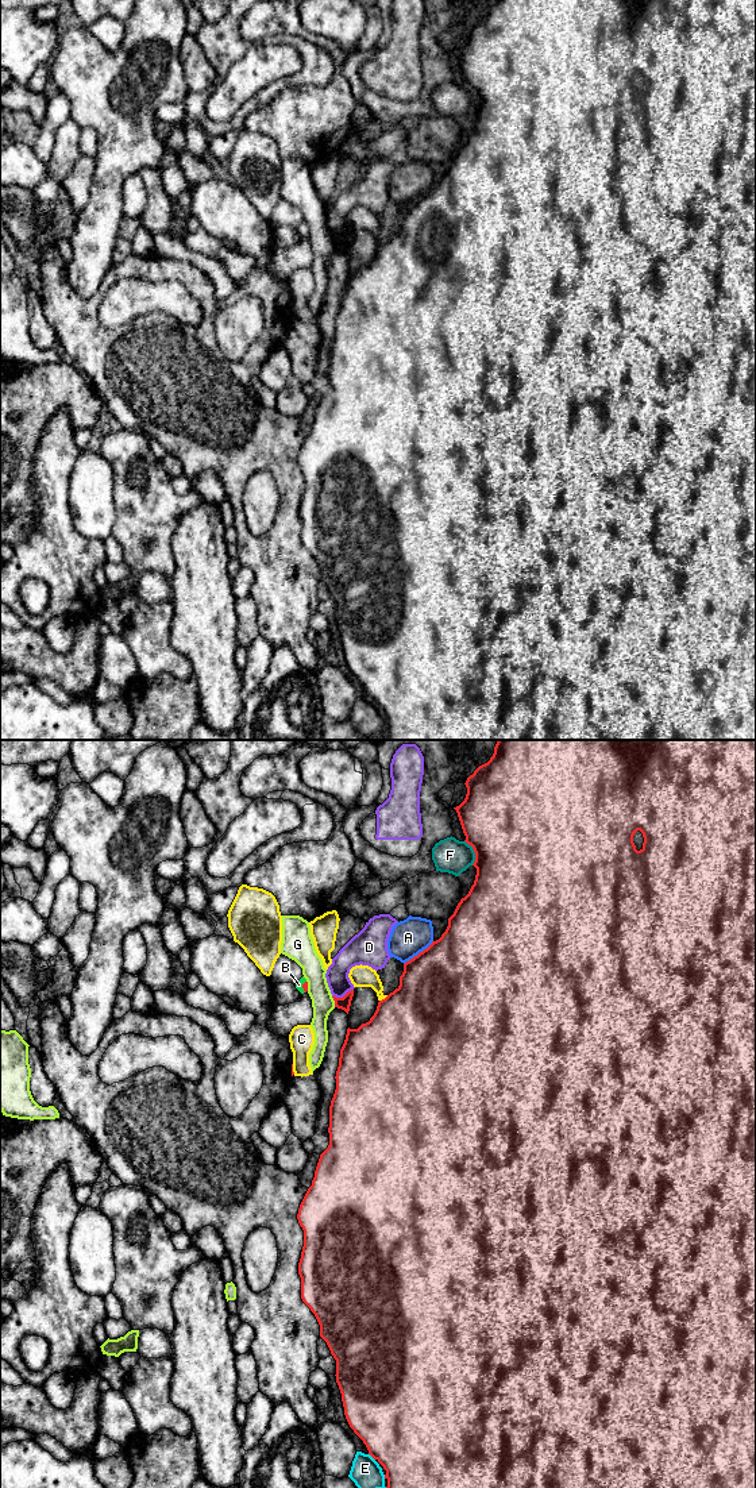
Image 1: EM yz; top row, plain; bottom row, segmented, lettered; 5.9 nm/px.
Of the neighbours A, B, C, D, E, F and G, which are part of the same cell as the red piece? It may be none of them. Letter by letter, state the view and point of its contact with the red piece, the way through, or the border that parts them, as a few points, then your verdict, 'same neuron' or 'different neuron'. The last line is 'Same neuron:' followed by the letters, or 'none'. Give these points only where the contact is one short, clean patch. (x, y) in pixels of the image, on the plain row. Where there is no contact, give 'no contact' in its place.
A: meets red in yz at (420, 196); different neuron
B: meets red in yz at (303, 230); runs through yz (305, 228), (303, 230), (299, 228); same neuron
C: meets red in yz at (385, 242); different neuron
D: meets red in yz at (343, 241); different neuron
E: meets red in yz at (371, 700); different neuron
F: meets red in yz at (474, 95); different neuron
G: meets red in yz at (335, 246); different neuron
Same neuron: B

